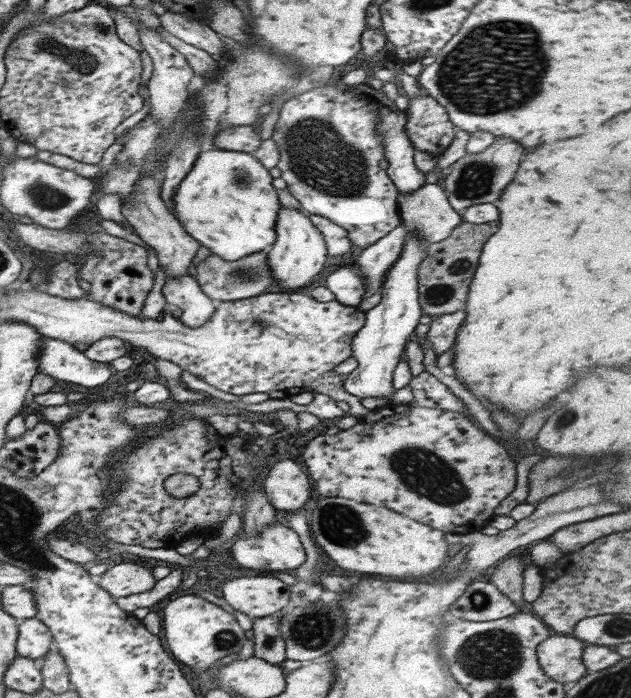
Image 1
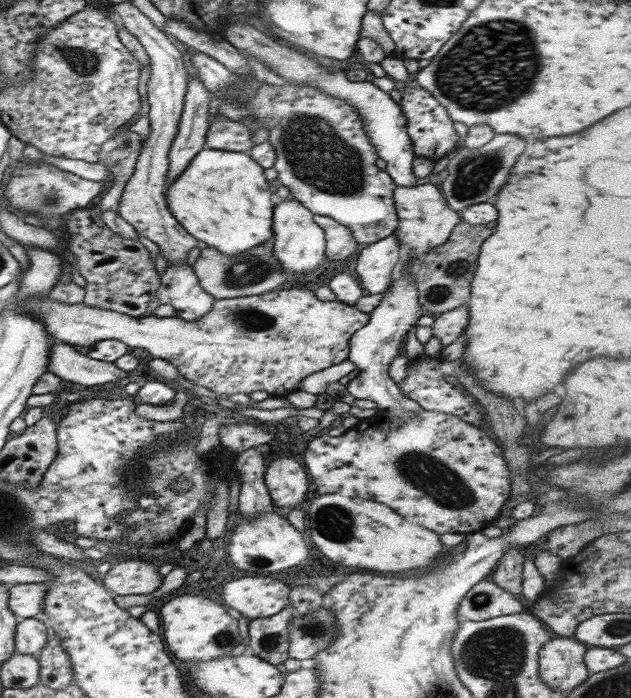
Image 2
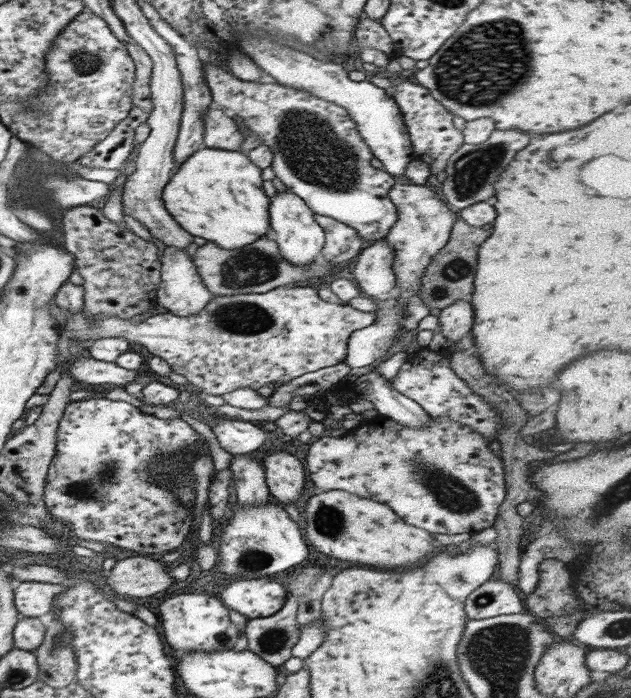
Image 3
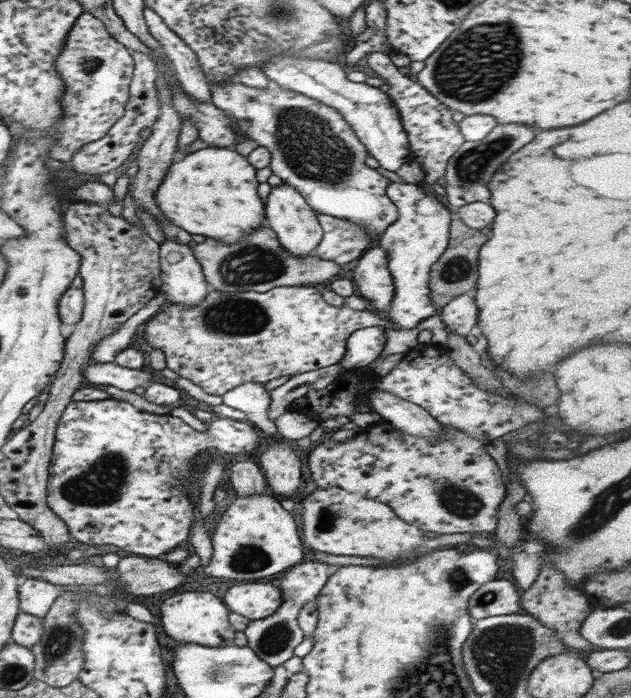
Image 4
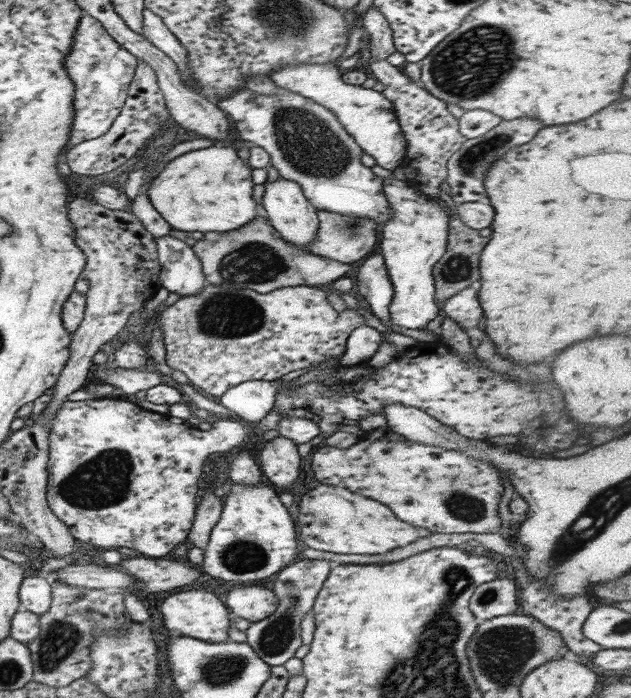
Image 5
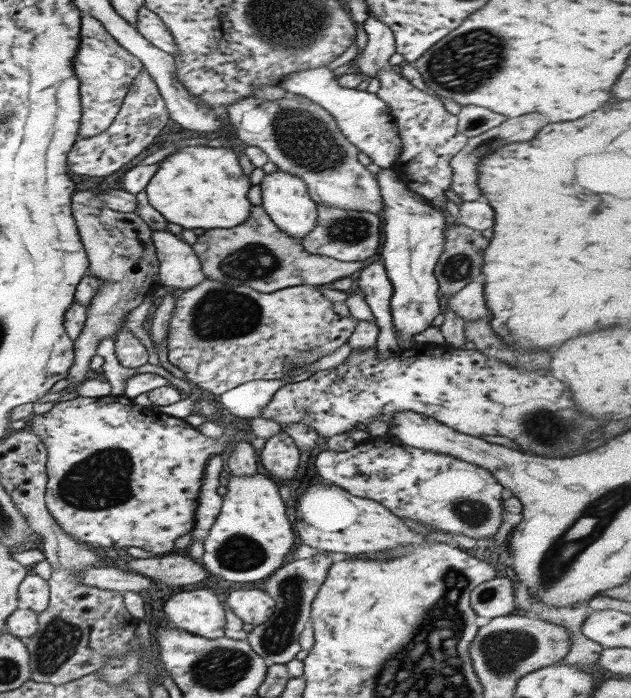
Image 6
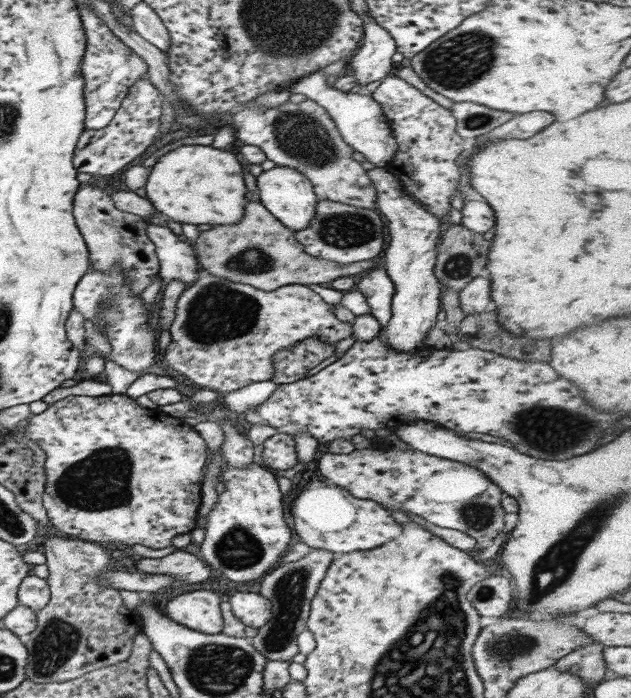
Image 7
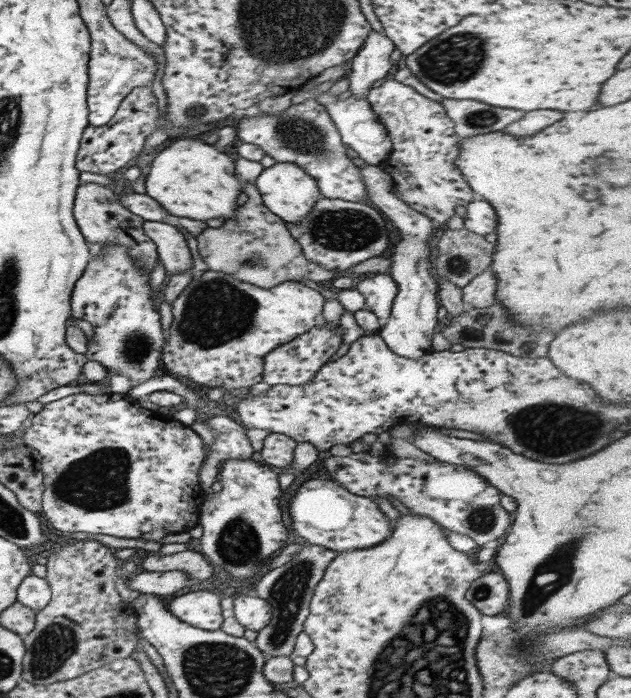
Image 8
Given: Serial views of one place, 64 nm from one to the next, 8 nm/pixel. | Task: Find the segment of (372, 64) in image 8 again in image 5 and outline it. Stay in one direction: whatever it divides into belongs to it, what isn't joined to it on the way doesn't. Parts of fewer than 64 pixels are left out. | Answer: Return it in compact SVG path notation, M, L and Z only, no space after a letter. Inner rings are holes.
M369 8L363 16L363 23L371 41L369 63L387 59L395 53L392 30L390 30L388 20L378 12L378 9Z

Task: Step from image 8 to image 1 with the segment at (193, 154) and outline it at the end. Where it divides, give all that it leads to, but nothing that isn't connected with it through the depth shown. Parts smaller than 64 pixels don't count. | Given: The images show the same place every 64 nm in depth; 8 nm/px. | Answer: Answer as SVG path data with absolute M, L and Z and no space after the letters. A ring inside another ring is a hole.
M214 149L209 151L202 151L202 154L198 156L198 160L194 162L192 170L188 172L188 176L180 182L180 190L176 190L176 196L174 196L173 201L173 212L185 231L195 238L201 245L207 246L212 253L217 254L220 258L223 258L227 261L237 261L238 259L243 259L245 256L254 254L258 251L264 251L266 248L270 247L271 244L276 240L276 221L277 216L279 215L279 210L282 208L280 201L278 201L278 192L277 189L272 185L273 176L269 172L269 169L266 168L252 153L240 152L240 151L231 151L224 149Z

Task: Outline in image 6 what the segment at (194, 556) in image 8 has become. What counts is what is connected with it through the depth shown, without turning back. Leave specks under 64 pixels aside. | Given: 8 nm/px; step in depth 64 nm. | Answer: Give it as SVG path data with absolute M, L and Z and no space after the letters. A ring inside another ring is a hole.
M180 551L150 558L136 558L127 566L135 573L152 579L158 589L164 584L166 586L196 584L209 576L209 572L199 561Z

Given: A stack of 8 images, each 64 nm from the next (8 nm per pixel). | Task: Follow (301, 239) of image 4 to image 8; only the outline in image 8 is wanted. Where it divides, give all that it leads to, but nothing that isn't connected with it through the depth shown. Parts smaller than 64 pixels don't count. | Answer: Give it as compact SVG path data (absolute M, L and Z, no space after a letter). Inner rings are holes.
M276 162L274 166L263 169L254 183L266 208L289 223L299 223L304 217L307 217L314 203L321 196L316 180L302 167L291 162Z

